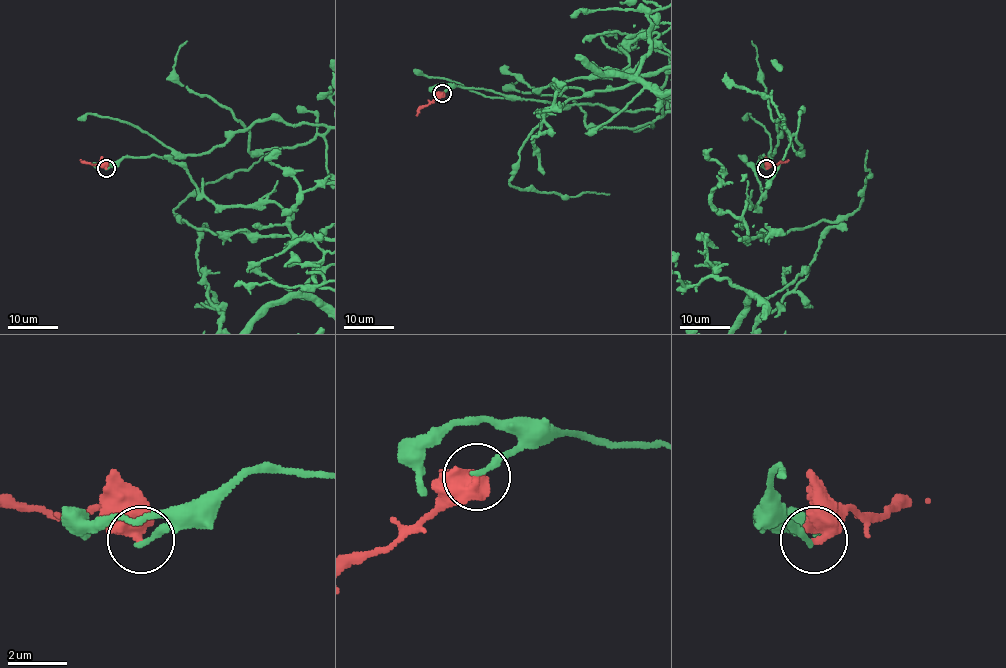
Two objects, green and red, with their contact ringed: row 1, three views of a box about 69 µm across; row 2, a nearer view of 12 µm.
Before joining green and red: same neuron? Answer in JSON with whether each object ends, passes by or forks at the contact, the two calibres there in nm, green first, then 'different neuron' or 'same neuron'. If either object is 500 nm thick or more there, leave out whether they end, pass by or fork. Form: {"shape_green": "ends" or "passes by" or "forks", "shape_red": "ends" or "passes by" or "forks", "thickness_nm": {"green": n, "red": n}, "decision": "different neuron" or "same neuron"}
{"shape_green": "ends", "shape_red": "ends", "thickness_nm": {"green": 200, "red": 480}, "decision": "different neuron"}

